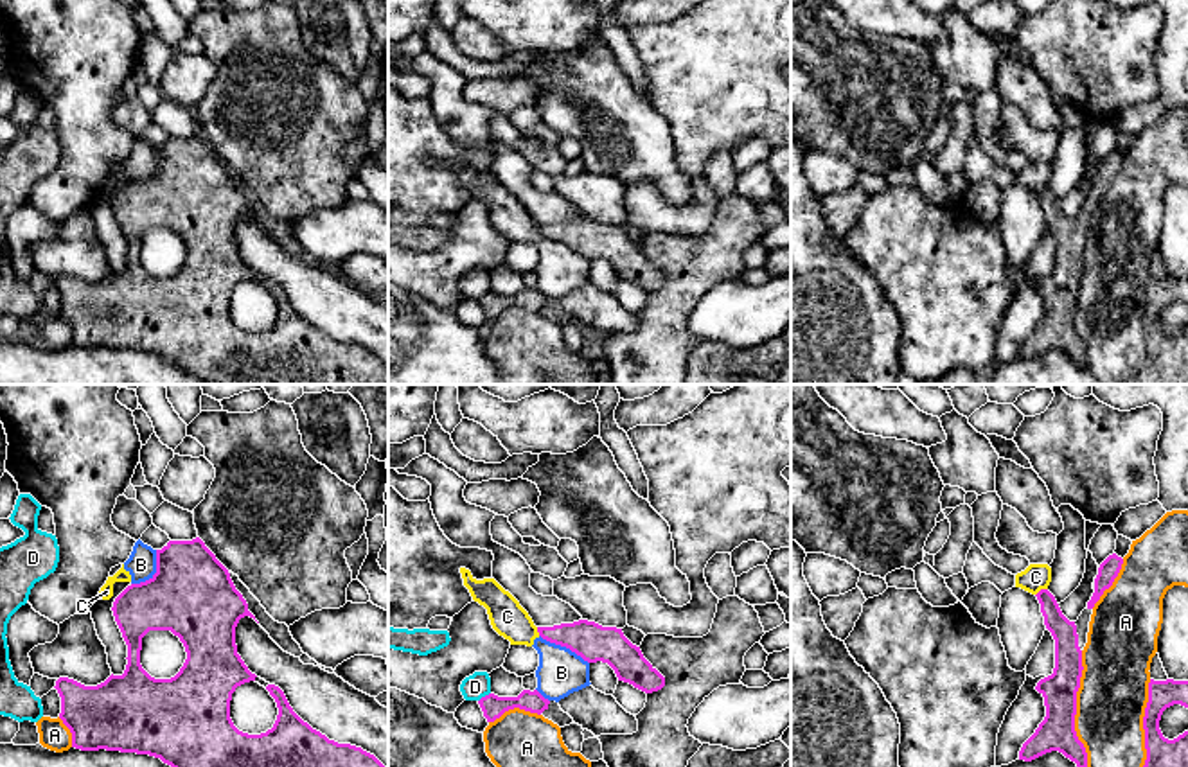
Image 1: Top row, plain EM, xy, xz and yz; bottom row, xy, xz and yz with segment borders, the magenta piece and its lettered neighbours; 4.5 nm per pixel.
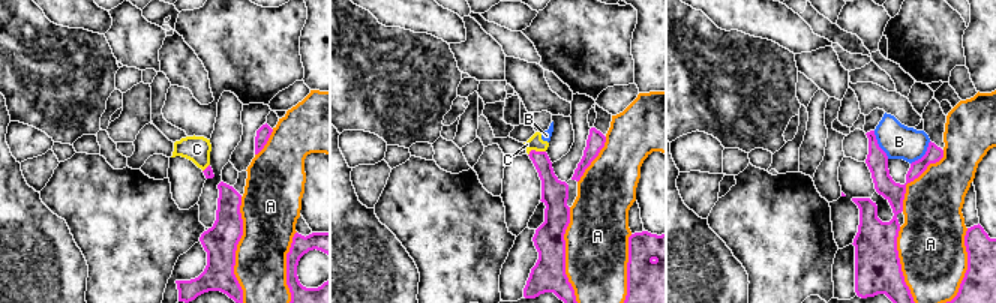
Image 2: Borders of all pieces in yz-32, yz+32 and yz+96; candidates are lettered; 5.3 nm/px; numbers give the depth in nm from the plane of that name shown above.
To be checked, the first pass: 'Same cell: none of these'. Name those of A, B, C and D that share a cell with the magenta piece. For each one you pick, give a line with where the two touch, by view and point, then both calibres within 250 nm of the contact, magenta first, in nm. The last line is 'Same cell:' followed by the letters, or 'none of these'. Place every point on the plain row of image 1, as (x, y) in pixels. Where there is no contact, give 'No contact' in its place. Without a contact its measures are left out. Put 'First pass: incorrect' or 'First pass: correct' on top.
First pass: correct
Same cell: none of these

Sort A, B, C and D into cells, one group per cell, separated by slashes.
A / B C / D

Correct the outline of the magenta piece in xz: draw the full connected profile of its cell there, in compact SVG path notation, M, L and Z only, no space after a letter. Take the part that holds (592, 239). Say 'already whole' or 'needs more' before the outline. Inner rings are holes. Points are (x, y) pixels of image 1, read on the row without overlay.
already whole; M579 217L554 225L537 225L543 237L566 244L588 260L607 260L618 278L652 291L665 284L665 275L643 255L616 225L602 225L595 219Z

